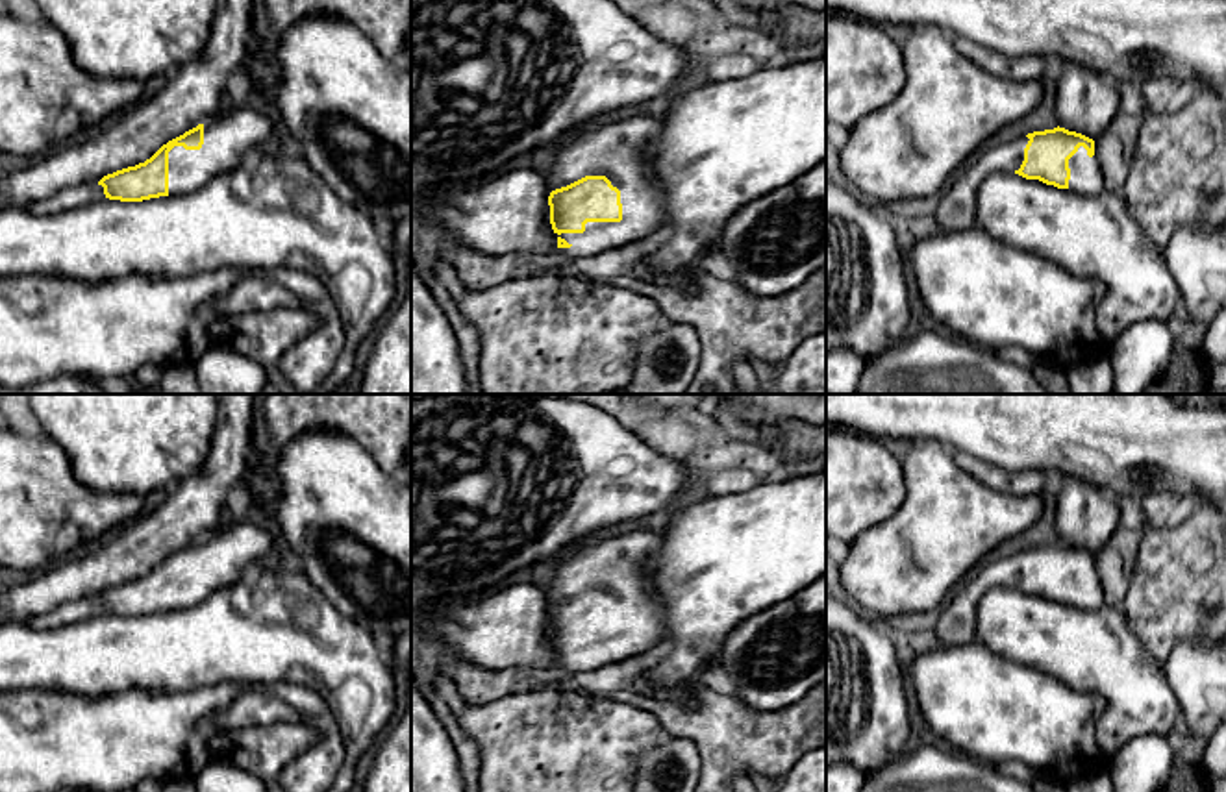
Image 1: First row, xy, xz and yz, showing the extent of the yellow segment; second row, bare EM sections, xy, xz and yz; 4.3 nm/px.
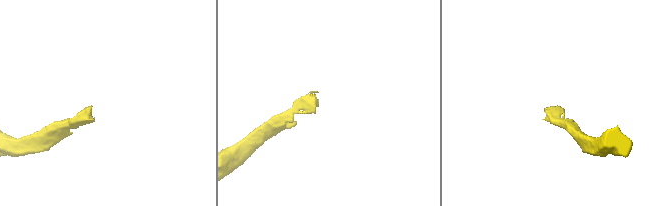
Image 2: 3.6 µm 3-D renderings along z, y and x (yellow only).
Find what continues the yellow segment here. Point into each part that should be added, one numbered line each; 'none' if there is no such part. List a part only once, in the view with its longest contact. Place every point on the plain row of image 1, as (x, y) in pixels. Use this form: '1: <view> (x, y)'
1: xz (615, 565)

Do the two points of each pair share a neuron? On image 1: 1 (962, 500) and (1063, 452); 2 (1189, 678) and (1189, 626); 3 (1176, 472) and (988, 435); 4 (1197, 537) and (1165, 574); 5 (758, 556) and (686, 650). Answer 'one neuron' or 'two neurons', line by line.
1: two neurons
2: two neurons
3: one neuron
4: one neuron
5: one neuron

